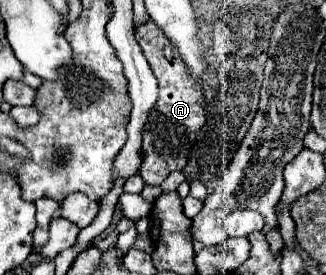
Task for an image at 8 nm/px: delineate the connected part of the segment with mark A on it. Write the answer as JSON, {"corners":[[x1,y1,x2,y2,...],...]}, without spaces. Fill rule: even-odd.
{"corners":[[153,20,135,28,135,38,147,58,155,78,159,80,159,100,153,110,149,110,149,120,143,128,143,164,139,168,145,184,159,186,173,170,183,170,197,140,201,126,205,124,205,98,199,84,189,76,181,58,175,54,171,42,165,38,161,28]]}

